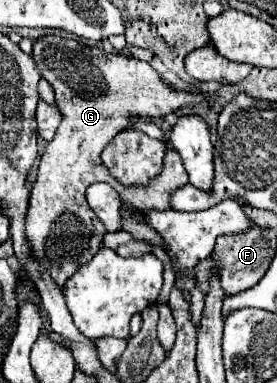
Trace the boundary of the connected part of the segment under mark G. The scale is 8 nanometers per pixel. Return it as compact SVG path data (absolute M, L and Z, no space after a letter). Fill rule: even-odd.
M44 36L34 42L32 58L38 66L38 72L48 80L56 92L56 106L62 114L62 122L56 130L52 142L48 142L42 158L34 190L30 194L30 206L26 214L26 236L32 246L34 258L48 268L58 286L62 286L80 264L86 264L102 246L102 236L106 232L104 224L98 222L92 208L84 202L84 192L94 182L108 182L114 190L120 192L120 182L110 176L100 154L112 138L130 126L130 118L162 118L166 114L176 114L182 108L208 104L210 108L218 102L218 94L200 94L176 90L162 80L162 76L148 64L122 54L106 54L100 48L88 48L76 40L66 40L60 36Z

